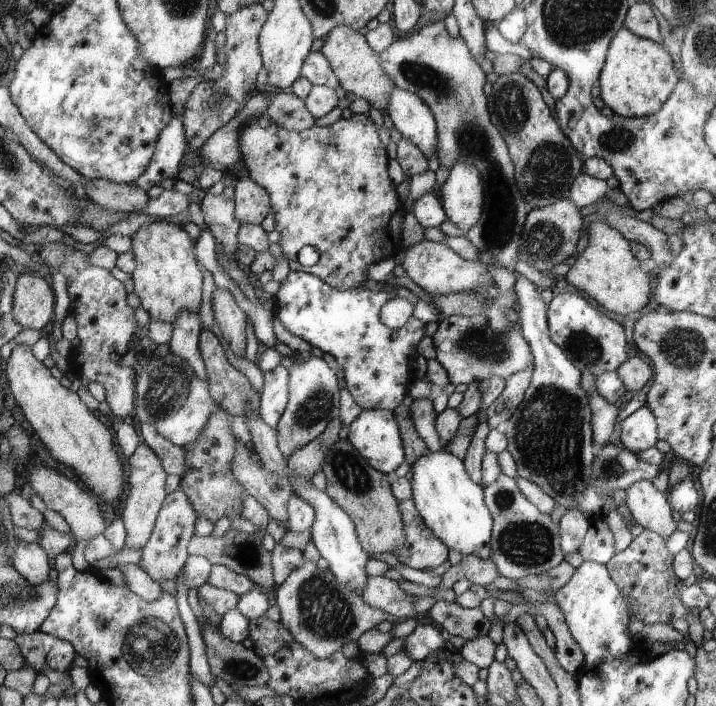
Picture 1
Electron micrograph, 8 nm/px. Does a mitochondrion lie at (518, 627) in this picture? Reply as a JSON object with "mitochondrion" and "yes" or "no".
{"mitochondrion":"no"}

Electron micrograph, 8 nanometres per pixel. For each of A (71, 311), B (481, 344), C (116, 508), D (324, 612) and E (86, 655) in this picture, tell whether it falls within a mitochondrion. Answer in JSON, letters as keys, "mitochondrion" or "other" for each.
{"A":"other","B":"mitochondrion","C":"other","D":"mitochondrion","E":"other"}

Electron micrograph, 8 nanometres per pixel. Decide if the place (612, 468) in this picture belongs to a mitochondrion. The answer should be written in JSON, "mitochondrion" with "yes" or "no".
{"mitochondrion":"yes"}

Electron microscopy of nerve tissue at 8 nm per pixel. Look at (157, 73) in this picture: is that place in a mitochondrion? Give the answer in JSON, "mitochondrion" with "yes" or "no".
{"mitochondrion":"no"}

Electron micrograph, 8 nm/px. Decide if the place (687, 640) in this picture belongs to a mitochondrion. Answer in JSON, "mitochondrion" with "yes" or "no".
{"mitochondrion":"no"}

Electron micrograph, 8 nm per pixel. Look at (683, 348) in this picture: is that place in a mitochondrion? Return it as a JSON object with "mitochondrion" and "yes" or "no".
{"mitochondrion":"yes"}

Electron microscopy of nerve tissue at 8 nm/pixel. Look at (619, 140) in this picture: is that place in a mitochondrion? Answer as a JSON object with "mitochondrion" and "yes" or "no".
{"mitochondrion":"yes"}

